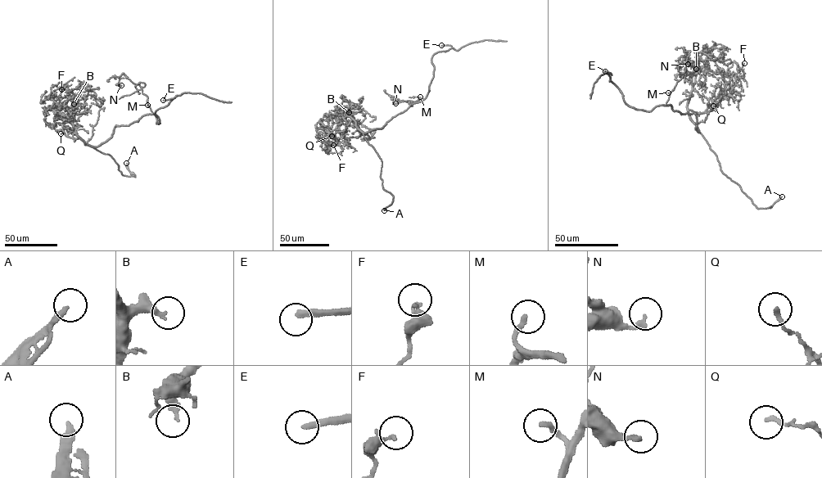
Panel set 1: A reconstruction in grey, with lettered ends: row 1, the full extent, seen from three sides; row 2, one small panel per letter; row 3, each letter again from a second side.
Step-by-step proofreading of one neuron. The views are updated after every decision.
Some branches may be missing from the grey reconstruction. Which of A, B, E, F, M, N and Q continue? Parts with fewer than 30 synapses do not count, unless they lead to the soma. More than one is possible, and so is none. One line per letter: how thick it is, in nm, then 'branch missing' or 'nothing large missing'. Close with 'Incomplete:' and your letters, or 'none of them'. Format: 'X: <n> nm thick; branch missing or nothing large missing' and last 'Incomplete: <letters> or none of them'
A: 280 nm thick; branch missing
B: 280 nm thick; nothing large missing
E: 240 nm thick; branch missing
F: 120 nm thick; nothing large missing
M: 220 nm thick; branch missing
N: 200 nm thick; nothing large missing
Q: 160 nm thick; nothing large missing
Incomplete: A, E, M

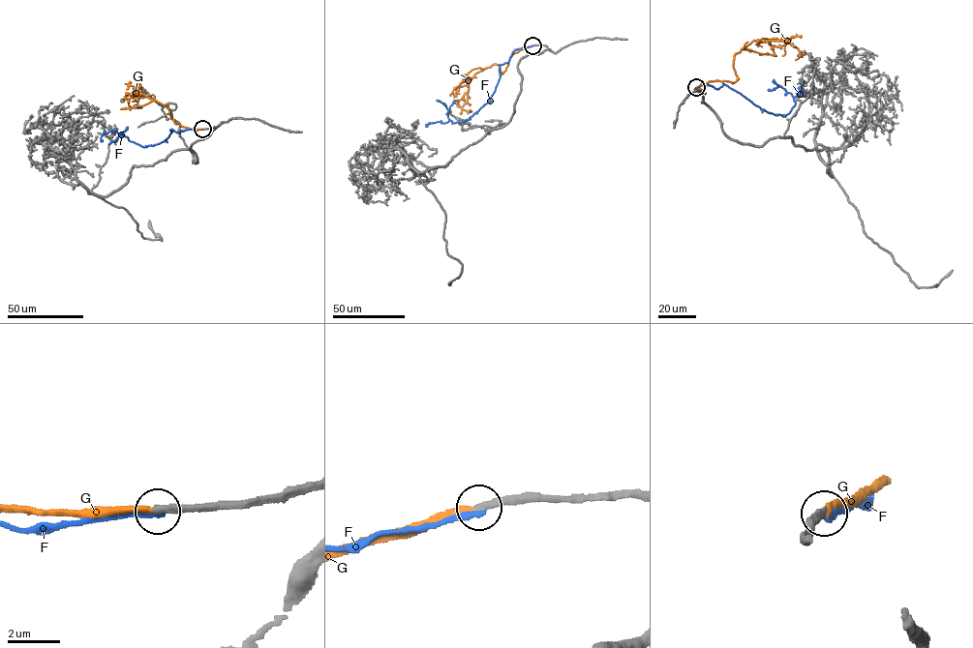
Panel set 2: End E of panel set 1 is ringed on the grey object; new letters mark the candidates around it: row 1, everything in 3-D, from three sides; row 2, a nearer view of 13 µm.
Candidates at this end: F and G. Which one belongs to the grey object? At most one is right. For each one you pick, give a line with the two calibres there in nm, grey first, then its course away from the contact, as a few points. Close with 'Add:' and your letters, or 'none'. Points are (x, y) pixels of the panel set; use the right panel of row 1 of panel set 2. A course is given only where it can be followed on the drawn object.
G: Thickness 280 nm (grey) against 200 nm. Its course: (696, 87), (708, 81), (735, 82), (734, 56), (754, 41), (787, 41), (799, 51), (795, 60)
Add: G

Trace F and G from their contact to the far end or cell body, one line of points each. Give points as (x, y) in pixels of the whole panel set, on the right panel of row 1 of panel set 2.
F: (696, 88), (702, 83), (717, 89), (723, 83), (784, 116), (800, 86), (802, 97)
G: (696, 87), (708, 81), (735, 82), (734, 56), (754, 41), (787, 41), (799, 51), (795, 60)

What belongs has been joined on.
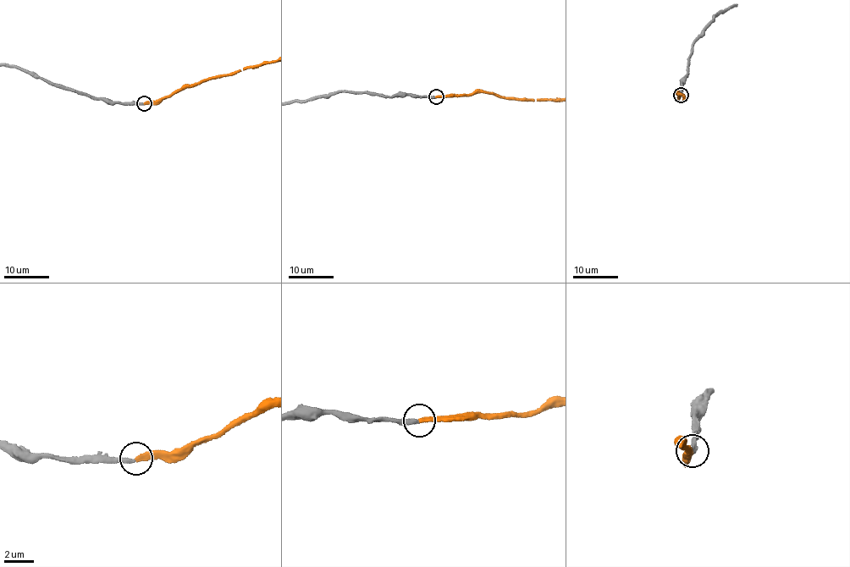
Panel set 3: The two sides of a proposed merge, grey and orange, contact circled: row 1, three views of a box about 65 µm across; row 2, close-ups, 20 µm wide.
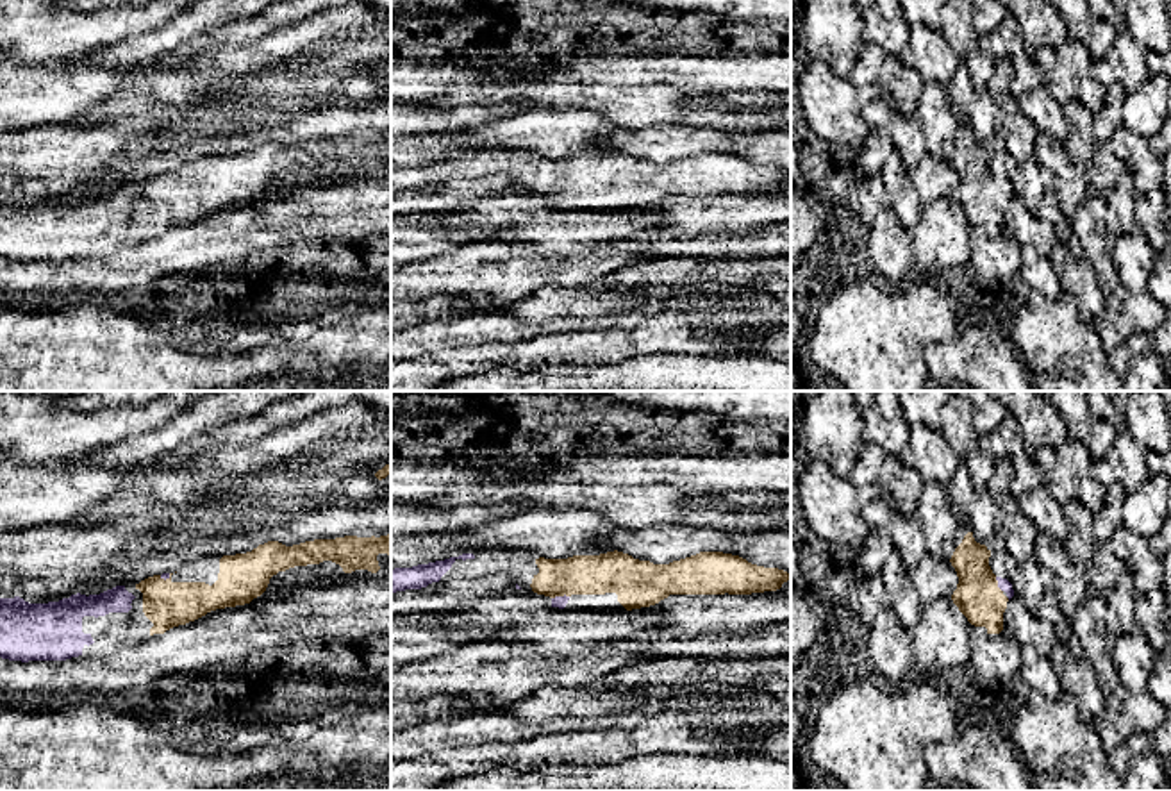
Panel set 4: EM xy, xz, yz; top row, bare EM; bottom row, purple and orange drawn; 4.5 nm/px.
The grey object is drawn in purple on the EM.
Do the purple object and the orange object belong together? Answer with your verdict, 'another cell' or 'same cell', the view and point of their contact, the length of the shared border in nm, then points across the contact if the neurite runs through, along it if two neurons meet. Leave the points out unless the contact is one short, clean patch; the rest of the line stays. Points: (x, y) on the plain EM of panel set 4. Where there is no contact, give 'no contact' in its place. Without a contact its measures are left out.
same cell; meets purple in yz at (998, 184); contact 80 nm long; runs through yz (1004, 184), (998, 184), (979, 199)

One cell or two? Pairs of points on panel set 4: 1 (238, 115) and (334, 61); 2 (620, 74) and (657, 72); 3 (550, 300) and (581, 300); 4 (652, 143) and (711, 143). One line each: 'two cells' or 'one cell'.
1: one cell
2: one cell
3: one cell
4: one cell

